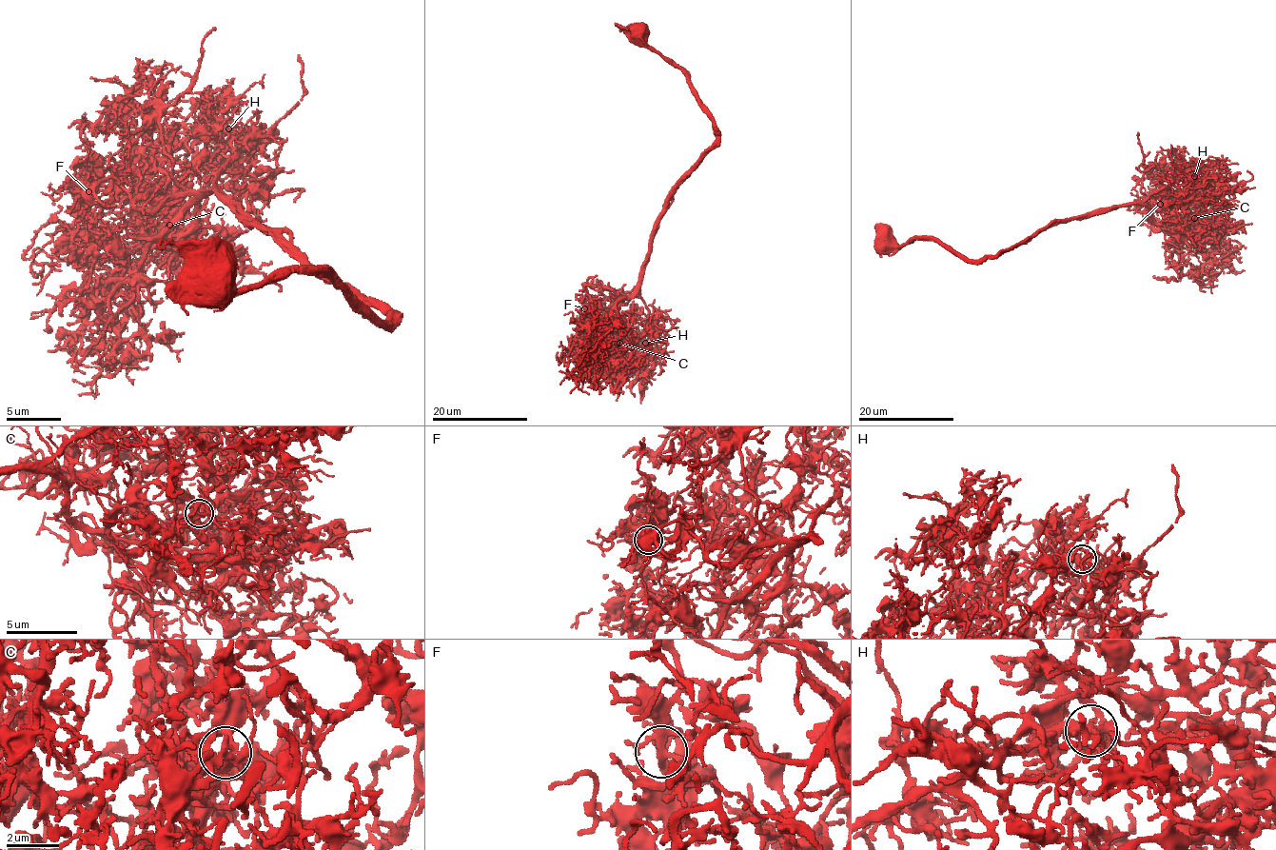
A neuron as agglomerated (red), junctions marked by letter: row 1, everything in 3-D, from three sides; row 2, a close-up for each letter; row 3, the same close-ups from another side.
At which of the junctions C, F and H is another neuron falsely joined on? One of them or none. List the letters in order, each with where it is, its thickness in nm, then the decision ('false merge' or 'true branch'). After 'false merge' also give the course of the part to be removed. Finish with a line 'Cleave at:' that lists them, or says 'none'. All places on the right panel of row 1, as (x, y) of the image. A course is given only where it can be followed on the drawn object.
C: place (1194, 218); calibre 300 nm; false merge; course (1194, 218), (1206, 228), (1241, 227), (1246, 232)
F: place (1160, 204); calibre 280 nm; true branch
H: place (1194, 176); calibre 360 nm; true branch
Cleave at: C

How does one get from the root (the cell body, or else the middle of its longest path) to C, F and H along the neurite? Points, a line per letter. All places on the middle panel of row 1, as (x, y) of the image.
C: (636, 32), (682, 71), (713, 122), (716, 145), (670, 198), (641, 283), (621, 299), (612, 334), (620, 343)
F: (636, 32), (682, 71), (713, 122), (716, 145), (670, 198), (641, 283), (623, 296), (588, 286), (584, 308)
H: (636, 32), (682, 71), (716, 135), (716, 145), (670, 198), (651, 240), (639, 289), (648, 310), (645, 343)

